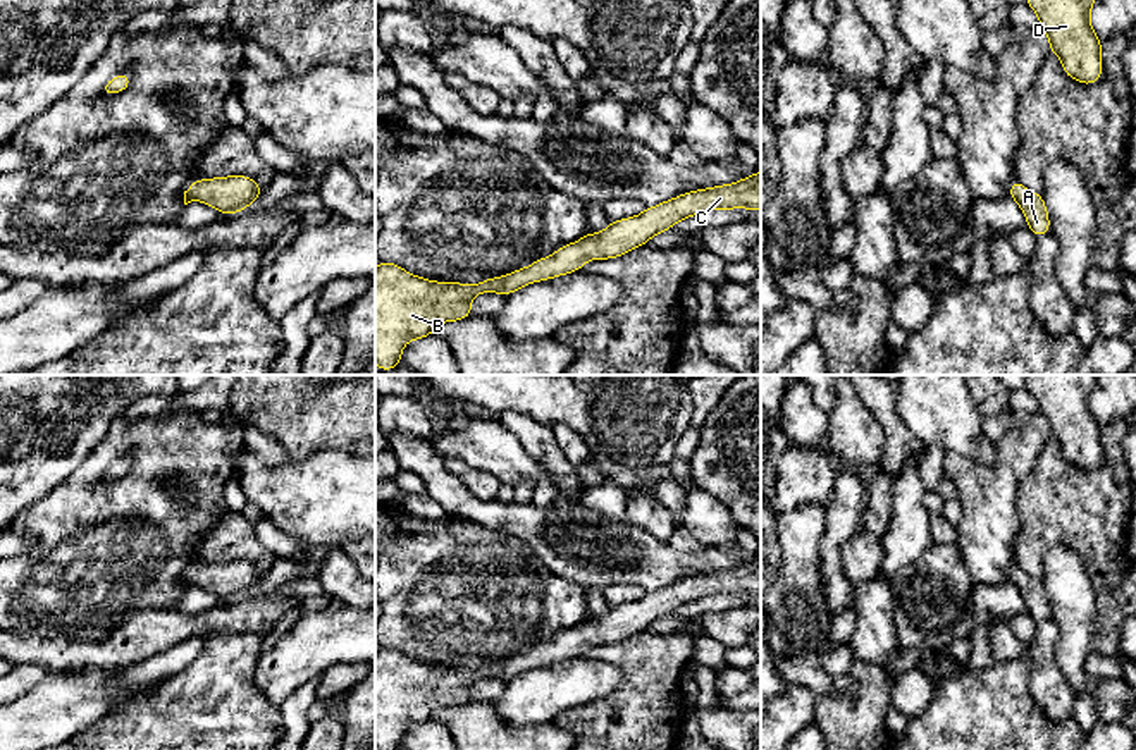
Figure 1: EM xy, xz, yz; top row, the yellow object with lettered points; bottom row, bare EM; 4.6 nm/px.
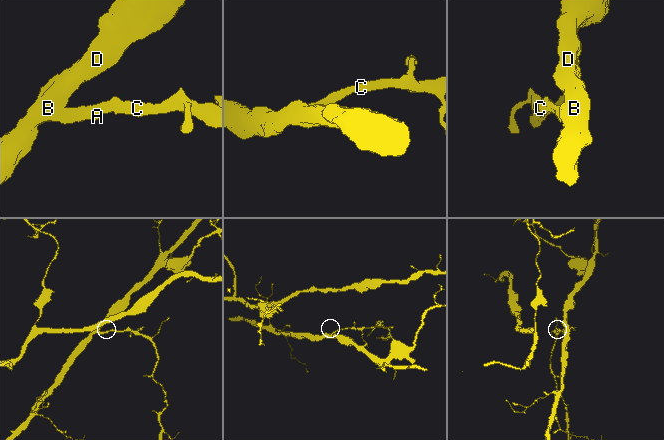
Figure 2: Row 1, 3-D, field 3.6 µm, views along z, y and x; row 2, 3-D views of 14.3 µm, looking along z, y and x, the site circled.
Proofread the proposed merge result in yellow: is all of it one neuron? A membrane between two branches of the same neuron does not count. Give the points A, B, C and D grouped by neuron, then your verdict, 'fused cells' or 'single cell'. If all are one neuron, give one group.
groups A B C D; single cell

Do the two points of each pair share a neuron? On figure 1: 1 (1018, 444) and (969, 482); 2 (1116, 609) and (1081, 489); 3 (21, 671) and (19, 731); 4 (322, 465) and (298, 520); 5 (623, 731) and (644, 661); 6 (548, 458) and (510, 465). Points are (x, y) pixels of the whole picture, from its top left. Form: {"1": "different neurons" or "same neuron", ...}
{"1": "same neuron", "2": "same neuron", "3": "different neurons", "4": "same neuron", "5": "same neuron", "6": "different neurons"}

